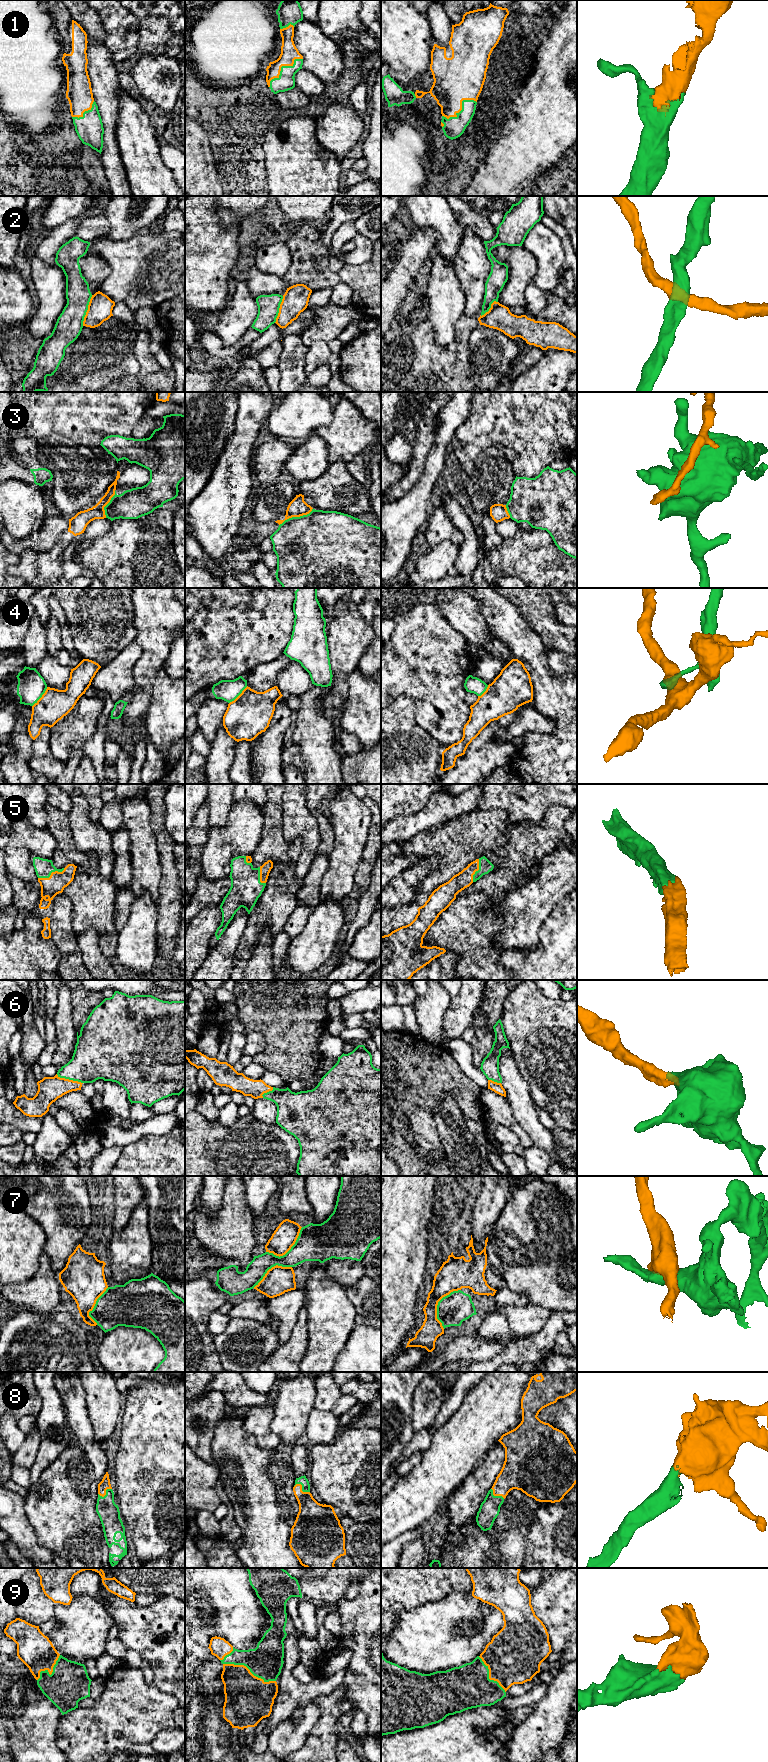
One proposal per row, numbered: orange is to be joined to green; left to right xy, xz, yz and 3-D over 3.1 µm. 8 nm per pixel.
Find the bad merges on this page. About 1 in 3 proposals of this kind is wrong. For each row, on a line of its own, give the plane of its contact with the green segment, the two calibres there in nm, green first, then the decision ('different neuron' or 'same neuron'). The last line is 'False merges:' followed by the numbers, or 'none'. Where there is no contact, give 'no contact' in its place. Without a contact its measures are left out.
1: contact in xz; calibres 140 and 140 nm; same neuron
2: contact in xy; calibres 220 and 200 nm; different neuron
3: contact in xz; calibres 500 and 150 nm; different neuron
4: contact in xy; calibres 220 and 240 nm; different neuron
5: contact in xy; calibres 140 and 160 nm; same neuron
6: contact in xy; calibres 320 and 190 nm; same neuron
7: contact in yz; calibres 240 and 240 nm; different neuron
8: contact in xz; calibres 70 and 260 nm; same neuron
9: contact in xz; calibres 280 and 380 nm; same neuron
False merges: 2, 3, 4, 7

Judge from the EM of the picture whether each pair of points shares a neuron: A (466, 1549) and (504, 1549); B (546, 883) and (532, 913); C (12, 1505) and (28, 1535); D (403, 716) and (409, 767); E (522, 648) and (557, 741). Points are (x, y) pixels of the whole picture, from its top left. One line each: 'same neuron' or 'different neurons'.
A: same neuron
B: same neuron
C: same neuron
D: same neuron
E: same neuron

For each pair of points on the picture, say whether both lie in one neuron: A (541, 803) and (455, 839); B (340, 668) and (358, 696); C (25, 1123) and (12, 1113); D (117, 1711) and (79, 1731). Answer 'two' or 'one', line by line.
A: two
B: two
C: one
D: one

